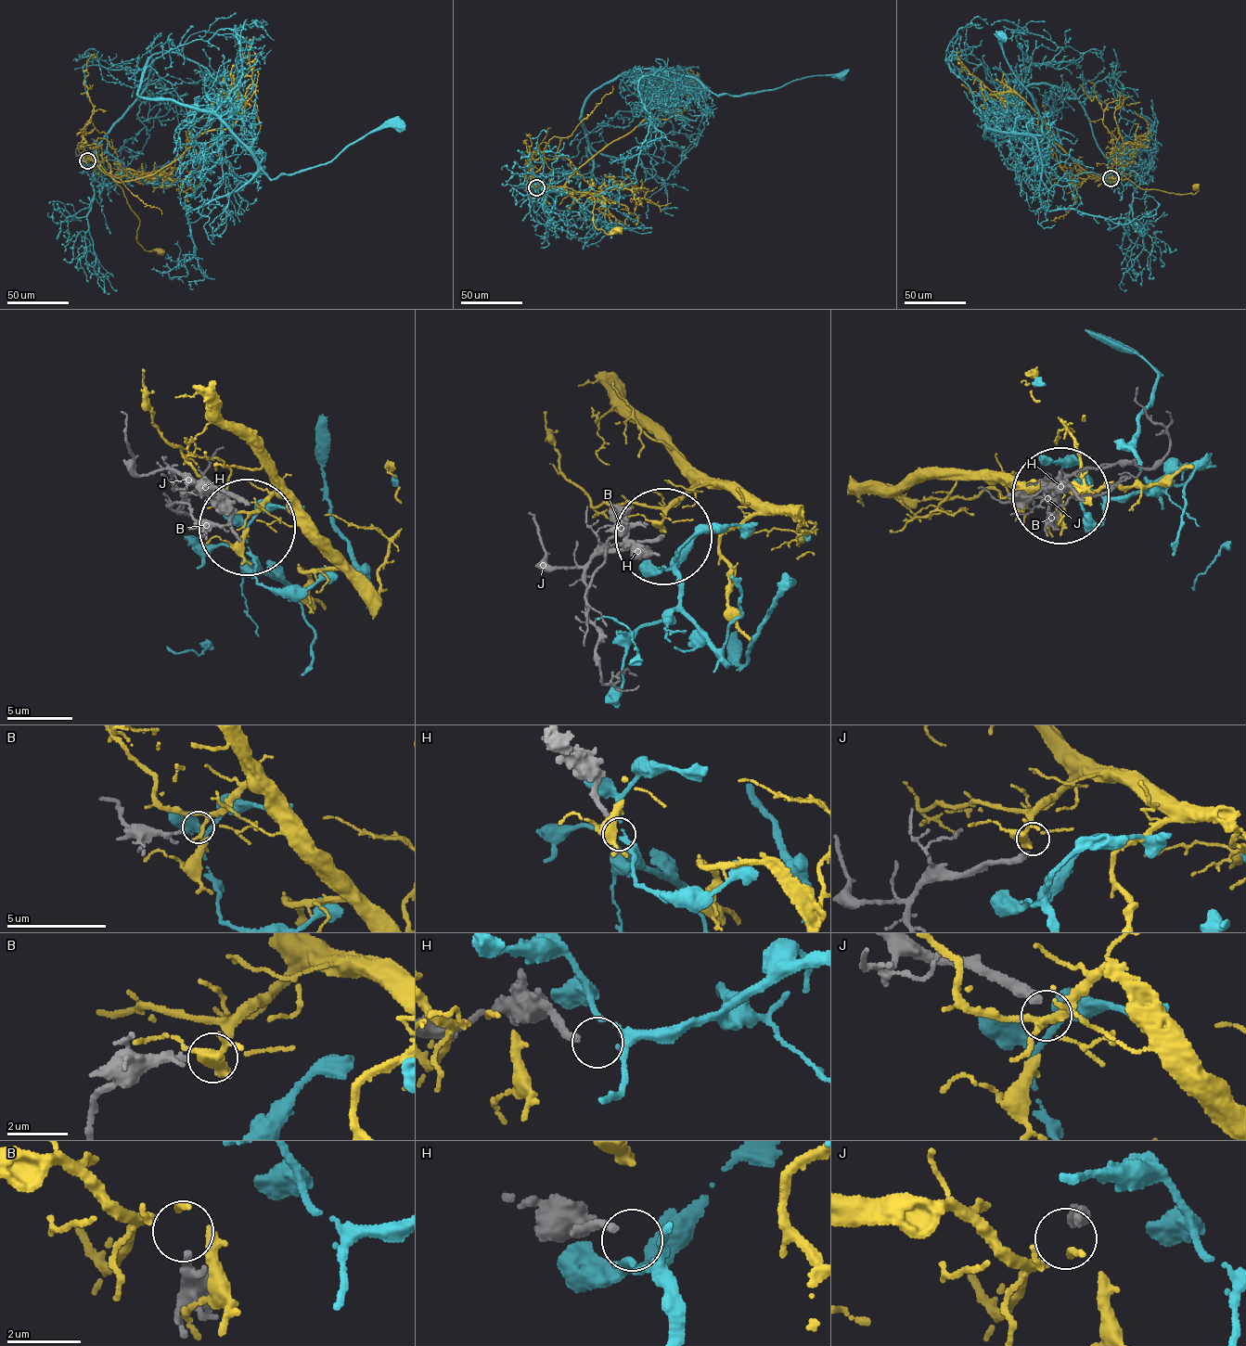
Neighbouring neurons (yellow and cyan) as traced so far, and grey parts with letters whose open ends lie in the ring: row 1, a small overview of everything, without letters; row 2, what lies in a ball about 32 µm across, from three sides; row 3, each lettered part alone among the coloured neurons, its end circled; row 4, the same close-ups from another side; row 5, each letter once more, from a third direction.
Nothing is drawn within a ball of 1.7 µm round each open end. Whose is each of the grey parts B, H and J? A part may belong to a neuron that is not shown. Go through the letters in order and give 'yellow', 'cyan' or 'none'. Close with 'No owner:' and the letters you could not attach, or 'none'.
B: none
H: none
J: yellow
No owner: B, H

